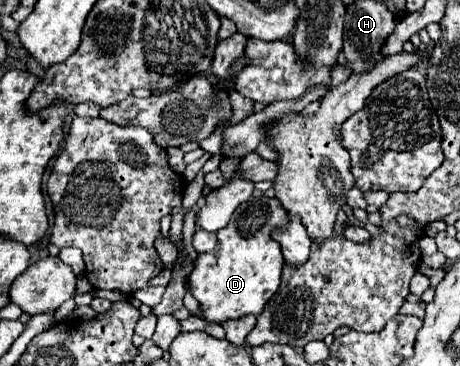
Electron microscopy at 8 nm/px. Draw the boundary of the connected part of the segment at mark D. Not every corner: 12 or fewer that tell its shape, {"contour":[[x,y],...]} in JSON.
{"contour":[[251,197],[197,255],[201,319],[259,315],[285,263],[277,199]]}

